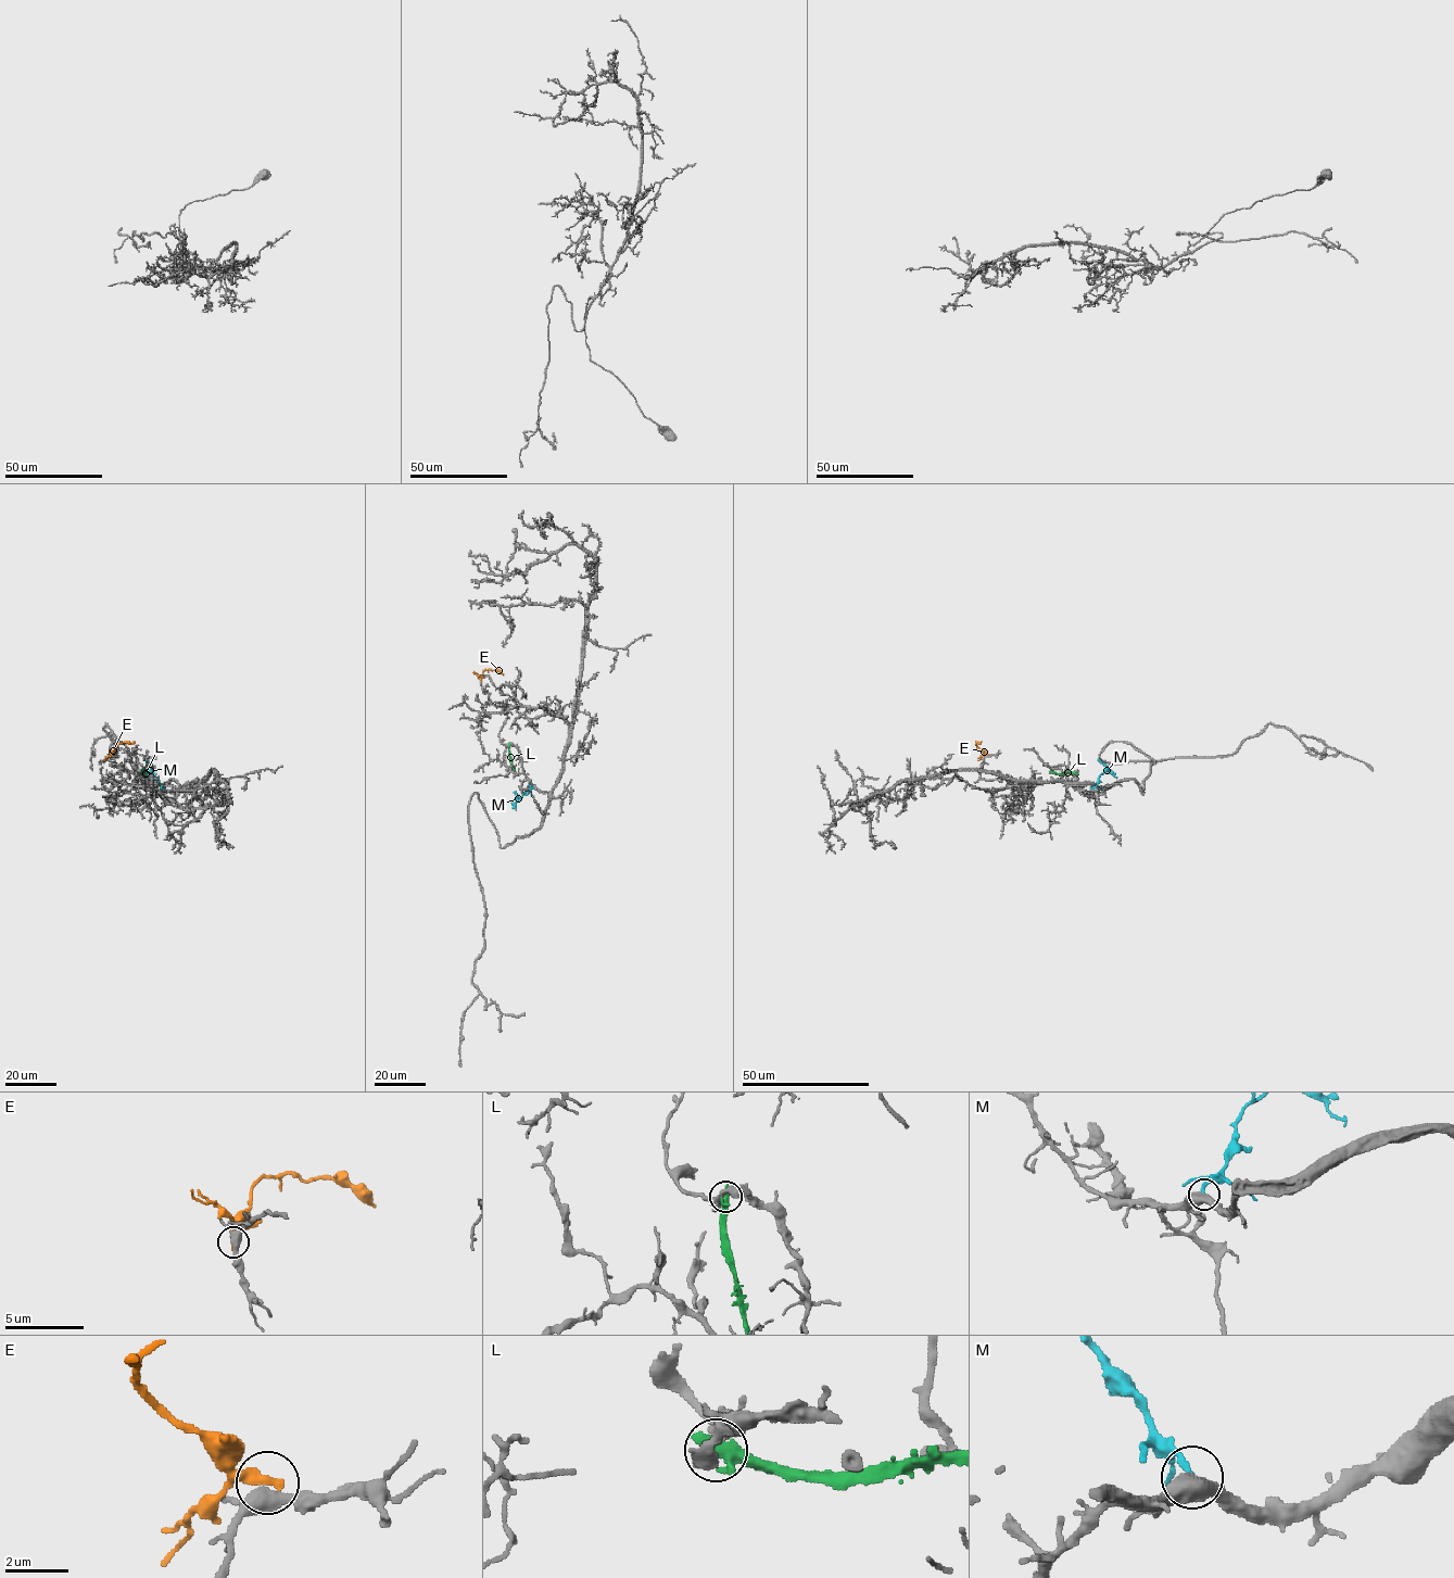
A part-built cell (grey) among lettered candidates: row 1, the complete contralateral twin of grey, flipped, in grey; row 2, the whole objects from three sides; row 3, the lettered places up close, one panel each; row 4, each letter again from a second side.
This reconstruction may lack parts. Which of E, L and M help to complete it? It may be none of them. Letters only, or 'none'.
M

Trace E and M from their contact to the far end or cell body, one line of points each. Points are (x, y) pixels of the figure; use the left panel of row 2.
E: (111, 754), (118, 744), (134, 741)
M: (165, 790), (149, 769), (148, 779)

